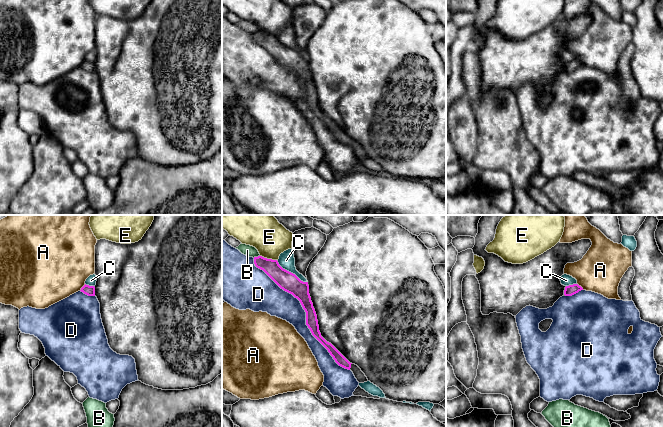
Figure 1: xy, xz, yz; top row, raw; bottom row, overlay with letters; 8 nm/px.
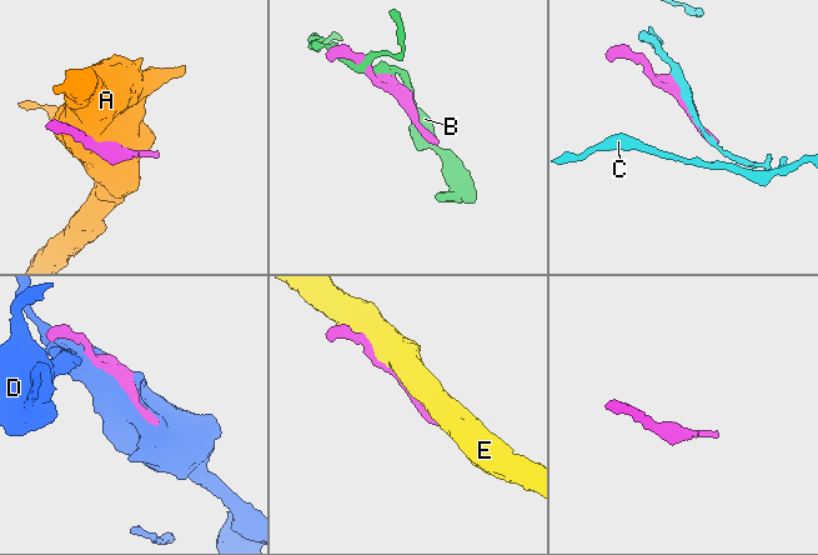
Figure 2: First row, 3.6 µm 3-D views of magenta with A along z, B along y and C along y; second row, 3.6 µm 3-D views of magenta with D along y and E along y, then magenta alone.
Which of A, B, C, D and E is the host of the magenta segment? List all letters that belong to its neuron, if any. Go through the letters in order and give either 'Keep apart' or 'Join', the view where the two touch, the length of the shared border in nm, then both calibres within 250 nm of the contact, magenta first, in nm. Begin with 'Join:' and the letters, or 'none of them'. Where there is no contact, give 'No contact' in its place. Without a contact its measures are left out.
Join: none of them
A: Keep apart. Touches magenta in yz. Shared border 80 nm. Thickness 90 nm (magenta) against 360 nm
B: Keep apart. Touches magenta in xz. Shared border 60 nm. Thickness 140 nm (magenta) against 90 nm
C: Keep apart. Touches magenta in xz. Shared border 300 nm. Thickness 160 nm (magenta) against 130 nm
D: Keep apart. Touches magenta in xz. Shared border 1200 nm. Thickness 140 nm (magenta) against 220 nm
E: Keep apart. Touches magenta in xz. Shared border 150 nm. Thickness 160 nm (magenta) against 260 nm

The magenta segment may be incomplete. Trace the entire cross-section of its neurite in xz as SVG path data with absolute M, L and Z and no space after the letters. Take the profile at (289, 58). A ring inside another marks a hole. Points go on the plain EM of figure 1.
M262 32L254 33L254 40L263 46L281 65L297 74L306 88L306 101L312 111L328 126L335 138L351 146L359 159L368 155L361 145L350 139L331 119L327 118L319 107L317 91L309 70L308 58L301 57L295 50L283 45L277 36L267 35Z

